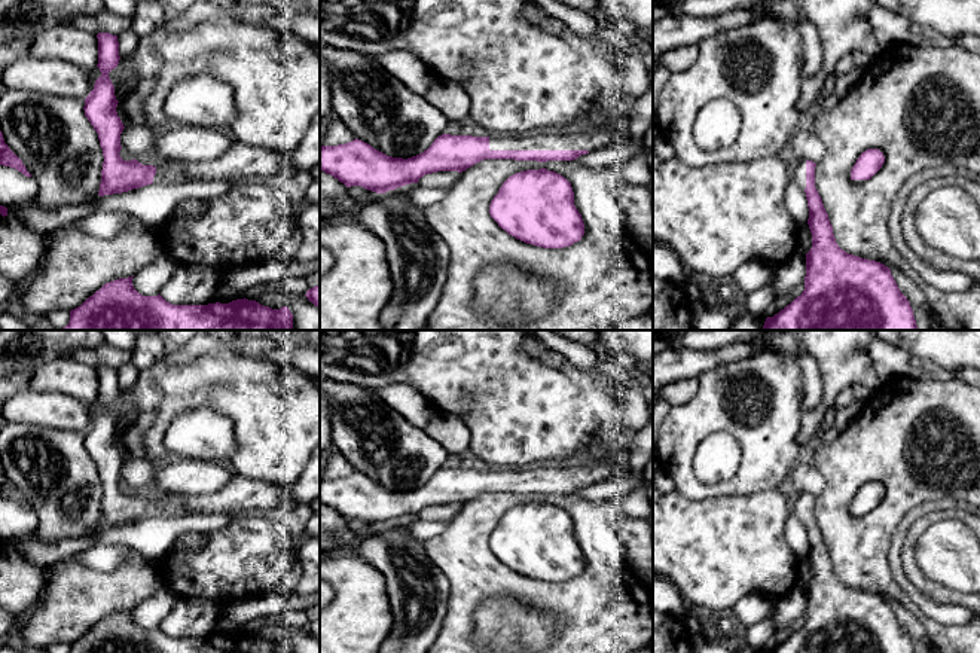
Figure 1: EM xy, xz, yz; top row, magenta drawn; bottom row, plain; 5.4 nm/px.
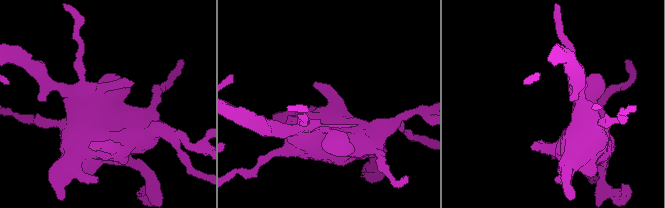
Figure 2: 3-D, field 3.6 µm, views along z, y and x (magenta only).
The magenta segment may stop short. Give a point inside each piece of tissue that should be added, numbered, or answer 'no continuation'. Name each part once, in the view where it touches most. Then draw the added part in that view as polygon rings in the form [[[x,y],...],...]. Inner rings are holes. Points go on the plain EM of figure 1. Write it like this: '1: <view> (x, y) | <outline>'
1: xz (597, 472) | [[[632,439],[619,443],[605,460],[567,467],[538,467],[526,472],[489,470],[491,483],[602,483],[623,470],[629,470]]]

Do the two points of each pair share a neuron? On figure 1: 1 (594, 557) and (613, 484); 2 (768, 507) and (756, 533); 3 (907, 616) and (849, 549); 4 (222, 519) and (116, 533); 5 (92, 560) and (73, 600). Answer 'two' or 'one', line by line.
1: two
2: one
3: two
4: one
5: two

